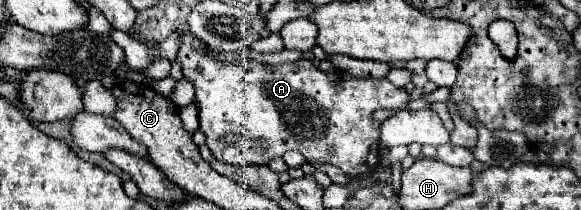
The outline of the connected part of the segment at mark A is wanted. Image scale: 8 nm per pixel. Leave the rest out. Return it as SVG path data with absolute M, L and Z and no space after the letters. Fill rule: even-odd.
M184 33L182 37L178 59L182 63L184 77L194 81L196 87L194 99L200 105L200 129L206 135L206 145L218 161L230 165L254 165L254 163L266 165L272 157L296 149L306 159L316 159L340 167L352 179L368 175L378 167L380 123L372 121L374 111L386 107L404 107L408 103L408 93L394 87L388 79L362 79L342 73L332 77L322 73L306 59L282 65L262 65L254 61L242 61L240 53L206 51L202 41L192 37L190 33ZM228 131L236 133L242 139L234 145L220 143L218 139ZM258 143L264 143L266 149L260 151Z

